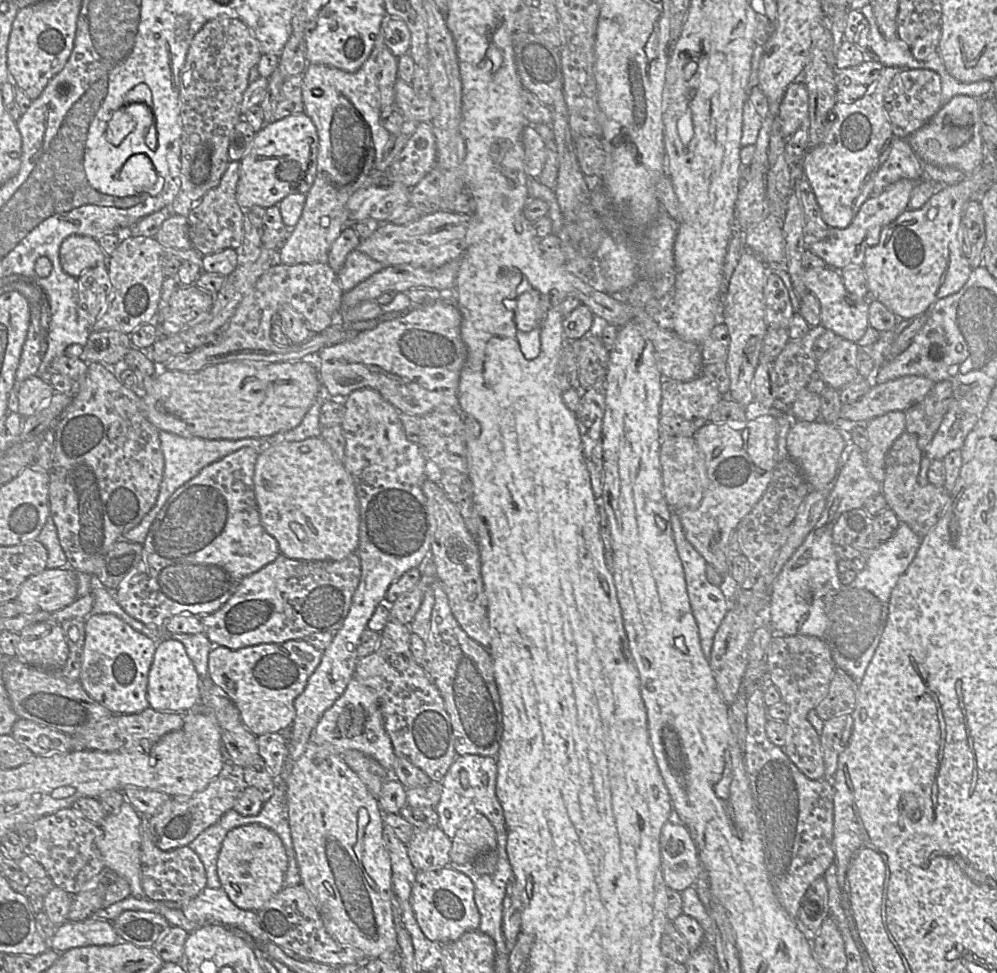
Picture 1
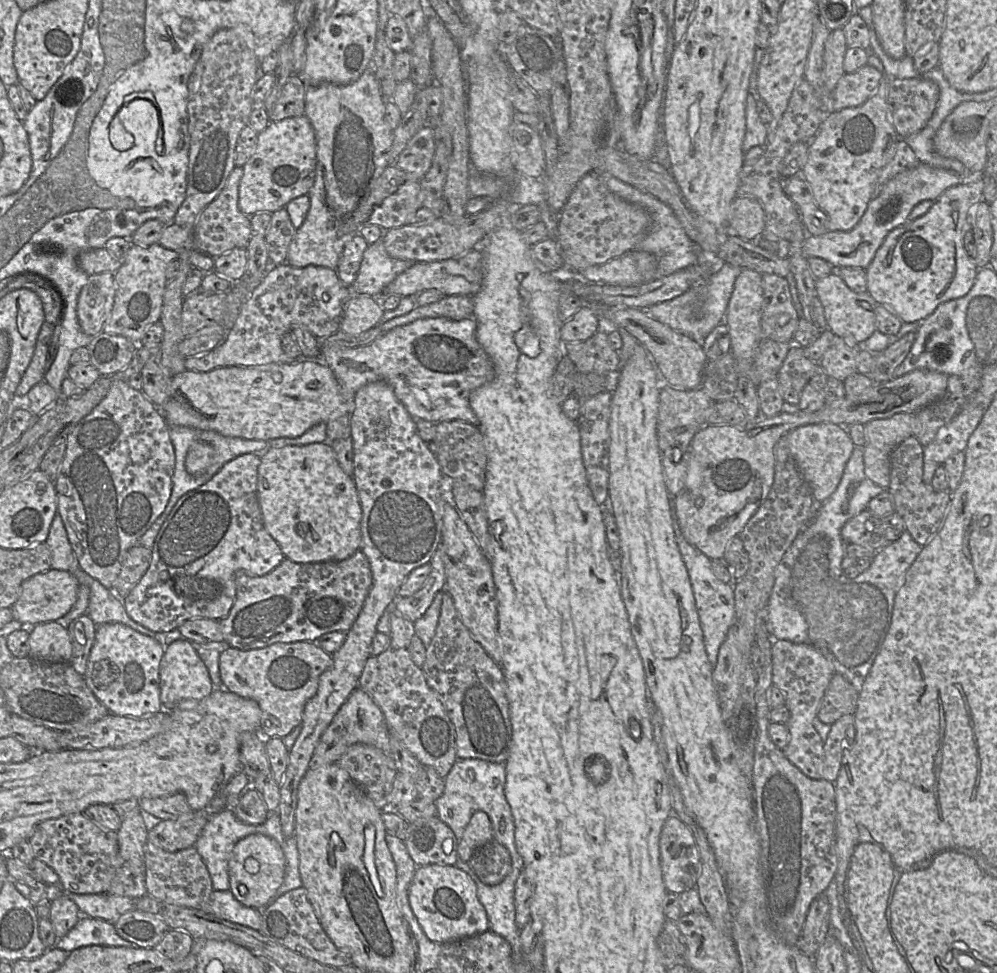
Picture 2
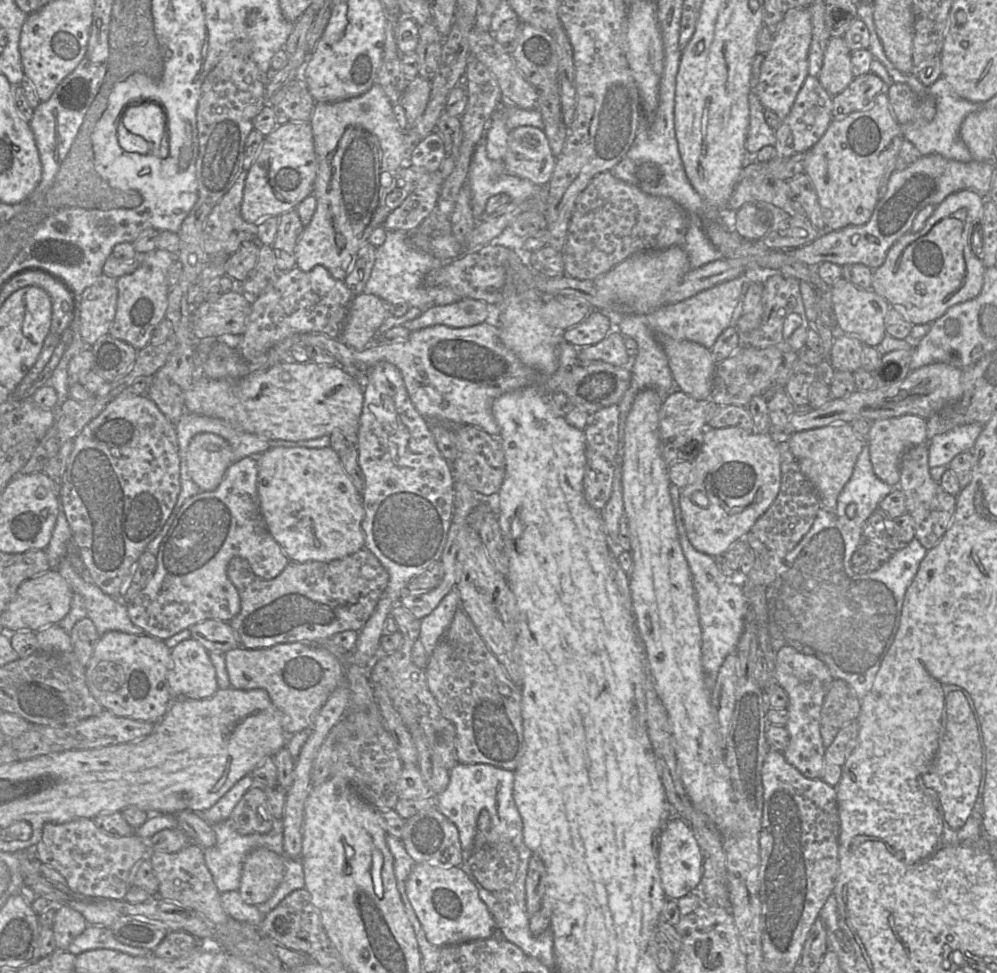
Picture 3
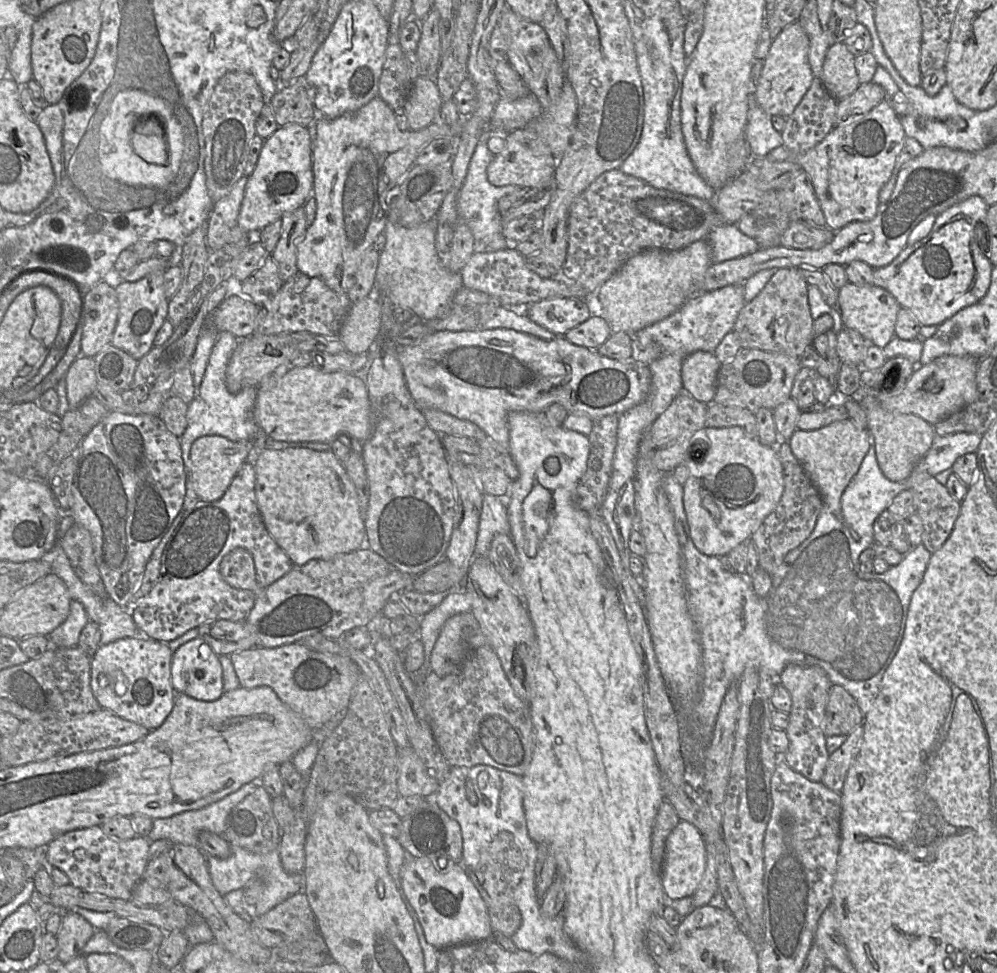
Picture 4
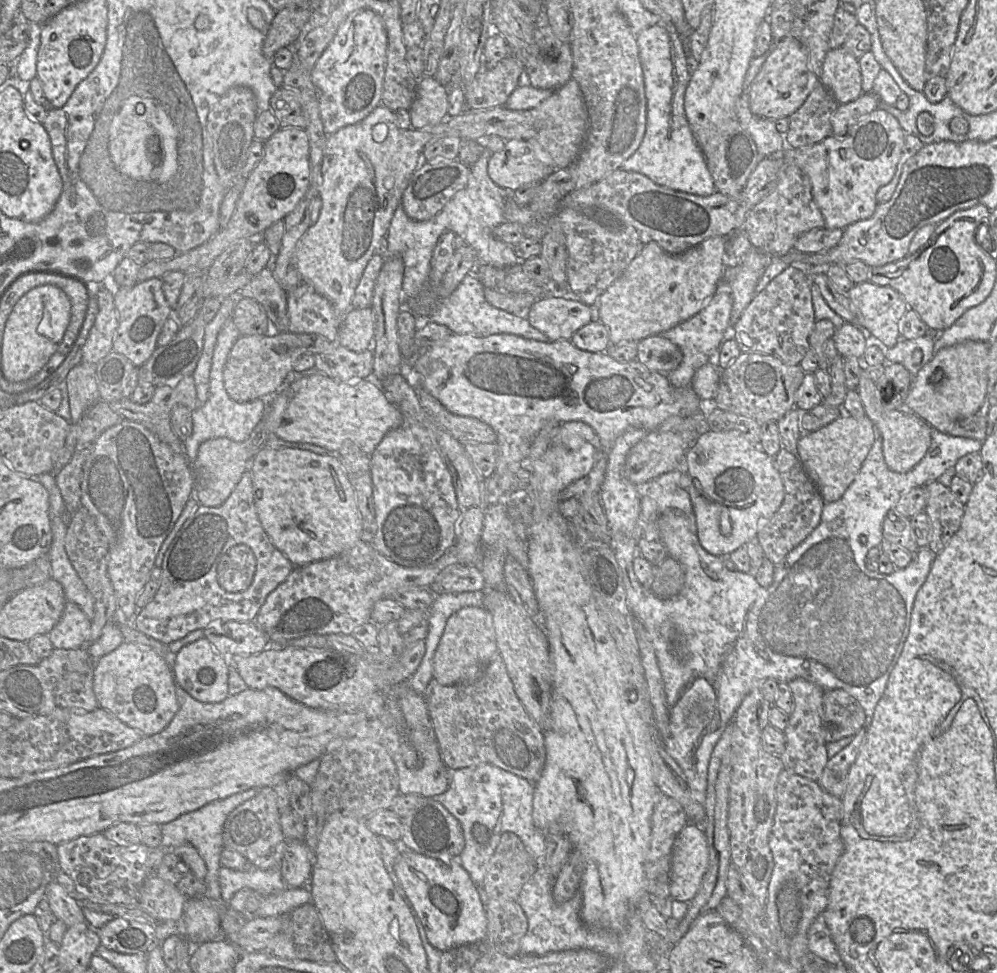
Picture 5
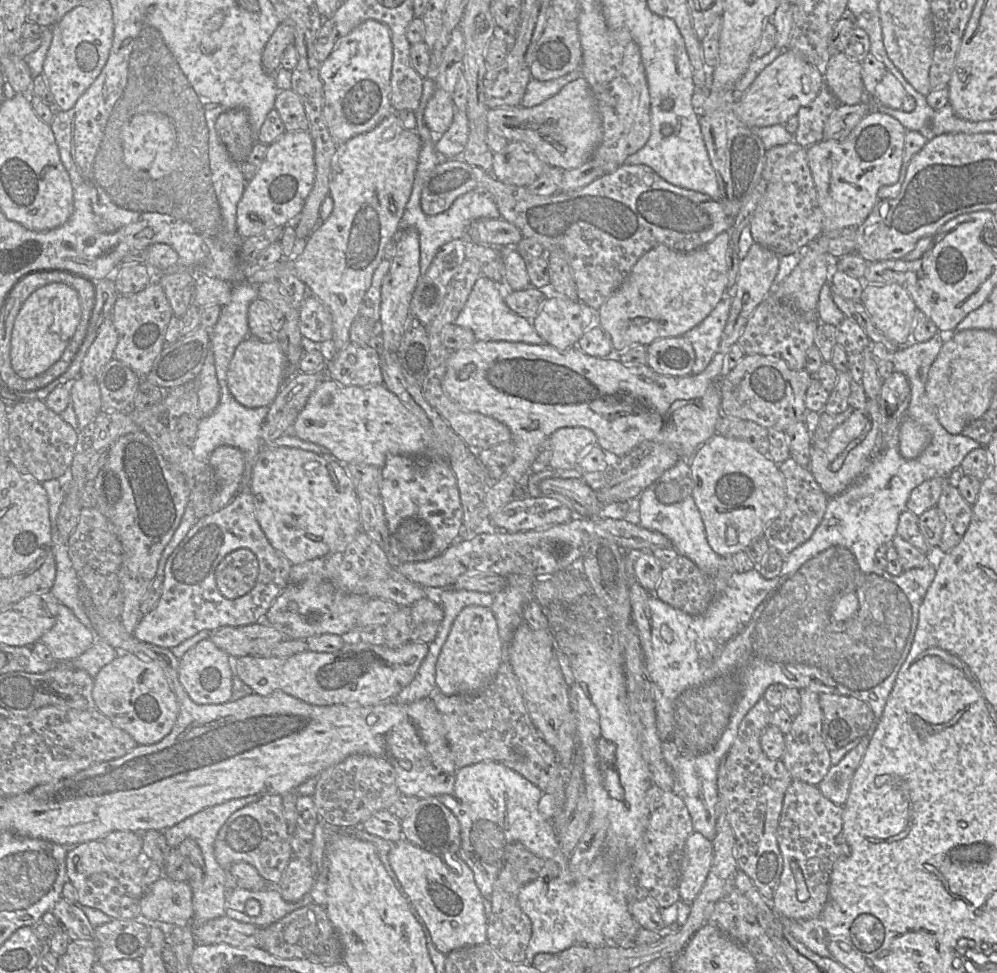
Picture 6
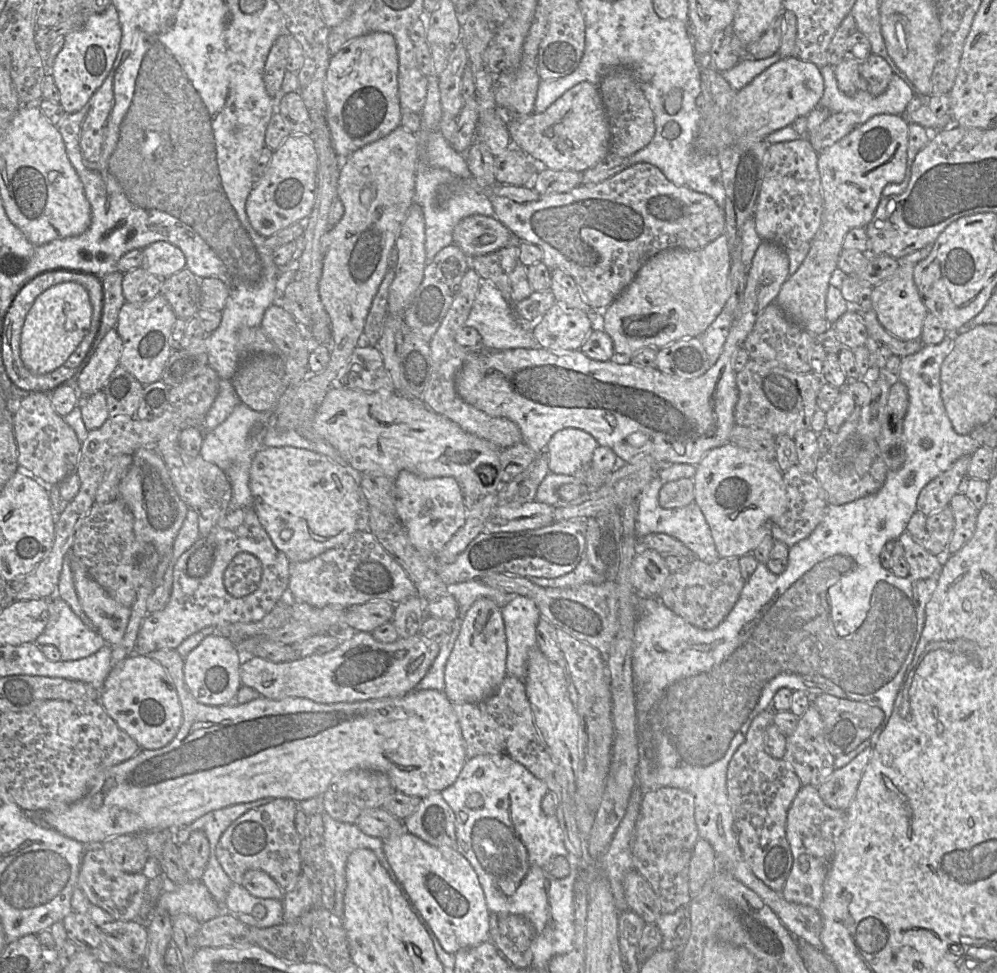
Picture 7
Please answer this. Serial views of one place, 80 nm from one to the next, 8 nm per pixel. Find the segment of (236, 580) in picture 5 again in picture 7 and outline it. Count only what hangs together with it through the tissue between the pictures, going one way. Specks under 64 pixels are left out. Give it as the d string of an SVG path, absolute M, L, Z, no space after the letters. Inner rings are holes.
M248 552L233 557L223 575L226 591L233 597L243 597L257 589L262 574L261 562Z

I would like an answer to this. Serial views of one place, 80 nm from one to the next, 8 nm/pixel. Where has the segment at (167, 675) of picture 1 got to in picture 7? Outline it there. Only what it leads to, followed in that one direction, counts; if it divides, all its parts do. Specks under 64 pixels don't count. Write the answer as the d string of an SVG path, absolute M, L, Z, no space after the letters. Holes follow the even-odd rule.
M218 634L204 638L184 658L184 680L193 697L204 705L233 703L241 686L240 658L236 643Z

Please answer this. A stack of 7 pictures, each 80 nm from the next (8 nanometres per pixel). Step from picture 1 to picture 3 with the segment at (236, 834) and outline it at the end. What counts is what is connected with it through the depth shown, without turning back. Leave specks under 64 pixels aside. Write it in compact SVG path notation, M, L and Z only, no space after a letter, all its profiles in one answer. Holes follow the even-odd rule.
M256 848L244 860L238 891L246 904L258 906L273 895L283 877L283 856Z

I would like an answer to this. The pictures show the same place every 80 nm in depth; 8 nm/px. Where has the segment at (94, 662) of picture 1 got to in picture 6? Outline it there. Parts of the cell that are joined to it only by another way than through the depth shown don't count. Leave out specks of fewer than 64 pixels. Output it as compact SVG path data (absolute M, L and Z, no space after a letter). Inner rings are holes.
M121 652L94 678L96 708L127 732L138 745L151 745L167 736L177 719L178 704L171 681L161 666L149 657Z

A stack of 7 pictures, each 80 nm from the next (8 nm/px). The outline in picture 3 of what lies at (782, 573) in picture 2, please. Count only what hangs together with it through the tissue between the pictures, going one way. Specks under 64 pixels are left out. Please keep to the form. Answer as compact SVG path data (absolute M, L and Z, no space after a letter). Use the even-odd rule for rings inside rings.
M866 441L857 462L855 464L853 473L847 484L844 486L843 490L837 499L837 509L836 512L831 512L825 508L820 508L818 514L813 522L812 527L807 532L807 534L802 538L802 540L797 544L797 546L790 551L783 560L783 567L779 573L778 579L776 579L767 589L766 589L766 599L768 602L768 617L769 617L769 632L773 640L773 649L776 650L781 646L787 644L786 640L797 641L804 645L809 646L814 651L814 656L820 659L828 667L832 677L834 679L842 679L846 681L850 687L854 690L857 697L861 700L864 696L871 690L876 674L880 669L883 658L885 657L889 647L891 646L893 639L895 637L896 631L899 625L899 619L901 614L901 609L905 599L905 595L911 583L913 582L919 567L927 555L927 549L922 546L917 538L914 538L902 549L893 552L891 558L881 564L881 566L871 572L866 574L856 574L852 569L851 557L853 553L858 550L860 544L863 542L863 528L866 524L867 519L871 514L879 508L879 503L893 490L897 489L897 486L890 486L883 481L881 481L874 473L872 463L870 460L869 446ZM848 504L856 505L856 515L853 518L848 518L846 515L846 507Z

